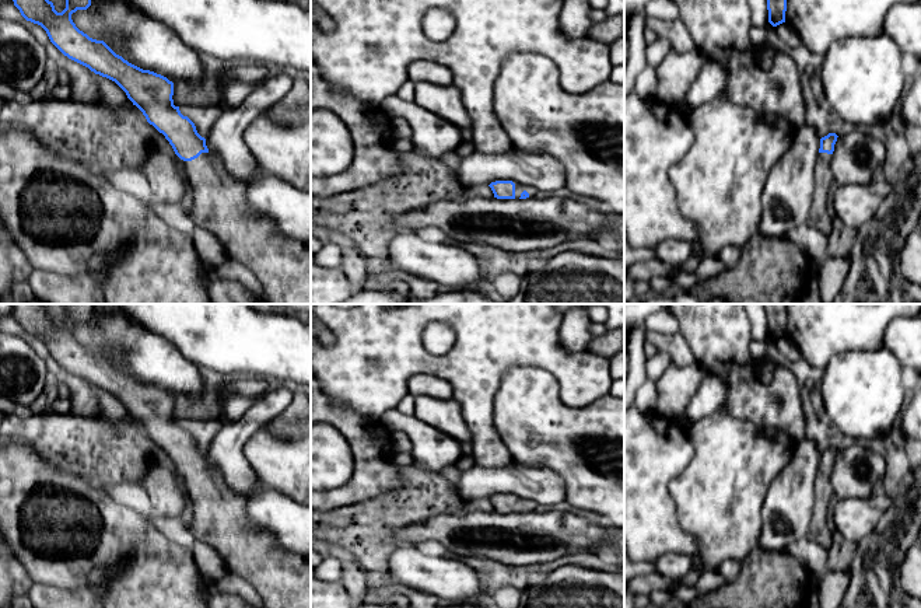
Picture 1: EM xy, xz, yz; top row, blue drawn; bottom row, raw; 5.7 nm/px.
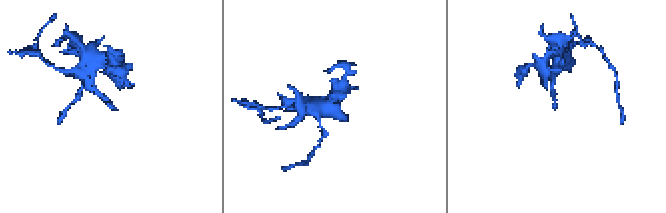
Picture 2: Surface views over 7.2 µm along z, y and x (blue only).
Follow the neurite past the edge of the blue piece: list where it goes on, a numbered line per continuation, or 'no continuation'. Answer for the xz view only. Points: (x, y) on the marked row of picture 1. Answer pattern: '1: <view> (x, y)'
1: xz (519, 188)

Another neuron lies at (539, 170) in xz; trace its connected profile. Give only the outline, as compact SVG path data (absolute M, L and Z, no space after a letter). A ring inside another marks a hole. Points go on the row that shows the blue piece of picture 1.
M511 147L502 154L483 154L474 150L467 157L456 153L442 160L465 186L490 185L495 181L512 181L533 186L540 192L556 192L565 188L564 167L546 153L528 153Z

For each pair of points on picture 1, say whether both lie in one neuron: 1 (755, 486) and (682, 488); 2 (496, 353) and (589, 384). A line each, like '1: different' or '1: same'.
1: same
2: same

